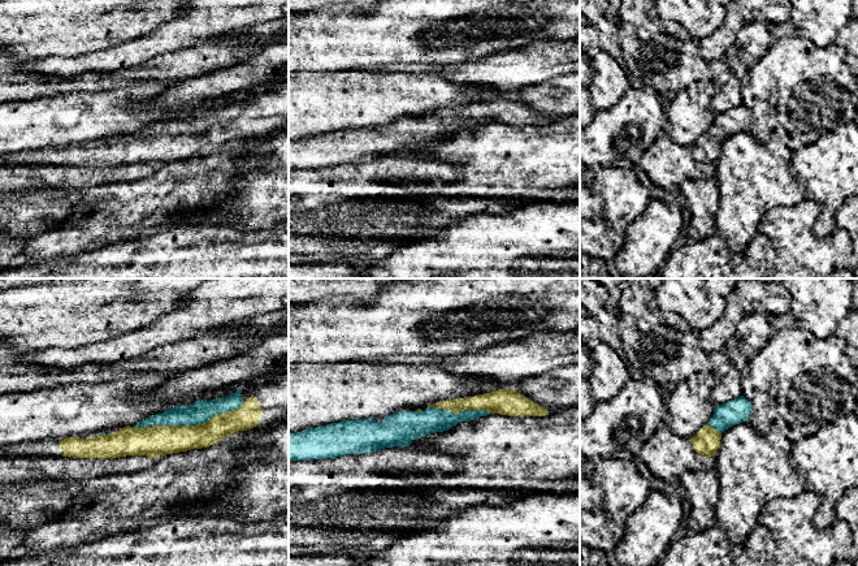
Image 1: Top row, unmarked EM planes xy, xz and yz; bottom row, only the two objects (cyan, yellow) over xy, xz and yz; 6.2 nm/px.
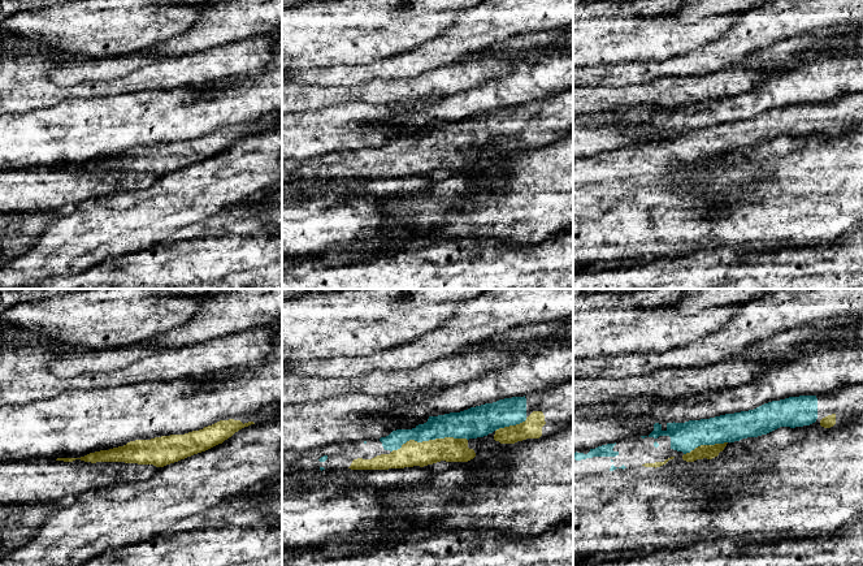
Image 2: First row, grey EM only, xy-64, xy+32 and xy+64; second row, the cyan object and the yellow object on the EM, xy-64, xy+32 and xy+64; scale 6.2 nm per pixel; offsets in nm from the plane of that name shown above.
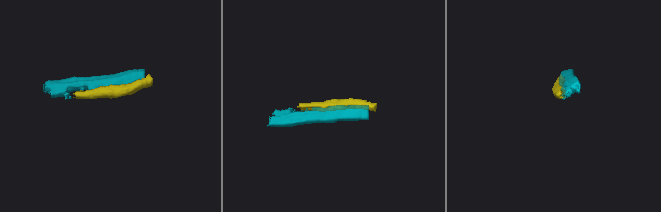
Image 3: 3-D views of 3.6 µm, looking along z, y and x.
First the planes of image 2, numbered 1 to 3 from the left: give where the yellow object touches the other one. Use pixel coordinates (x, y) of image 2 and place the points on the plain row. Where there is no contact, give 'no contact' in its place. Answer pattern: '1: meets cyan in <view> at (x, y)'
1: no contact
2: meets cyan in xy+32 at (429, 147)
3: meets cyan in xy+64 at (705, 152)

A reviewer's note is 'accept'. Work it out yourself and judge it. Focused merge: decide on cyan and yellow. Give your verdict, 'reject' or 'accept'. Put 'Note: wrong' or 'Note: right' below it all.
accept
Note: right

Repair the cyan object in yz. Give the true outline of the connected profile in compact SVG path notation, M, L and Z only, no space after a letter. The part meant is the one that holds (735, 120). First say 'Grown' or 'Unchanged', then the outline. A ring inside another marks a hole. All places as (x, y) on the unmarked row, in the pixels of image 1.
Grown. M744 105L716 113L712 126L690 147L693 157L703 165L714 165L720 155L722 142L742 130L753 121L751 112Z

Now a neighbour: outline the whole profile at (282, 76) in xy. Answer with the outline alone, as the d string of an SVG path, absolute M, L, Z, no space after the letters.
M285 66L282 70L277 72L276 74L268 77L268 79L257 86L254 86L252 88L240 92L240 94L233 94L228 96L216 98L212 100L207 100L203 104L200 104L200 109L211 109L216 107L225 107L230 104L231 101L235 101L237 99L242 99L243 95L256 95L259 92L264 92L272 87L280 86L282 82L289 82L289 66Z

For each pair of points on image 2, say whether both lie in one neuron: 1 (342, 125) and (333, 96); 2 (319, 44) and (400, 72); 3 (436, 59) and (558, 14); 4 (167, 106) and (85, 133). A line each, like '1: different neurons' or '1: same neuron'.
1: different neurons
2: different neurons
3: same neuron
4: same neuron

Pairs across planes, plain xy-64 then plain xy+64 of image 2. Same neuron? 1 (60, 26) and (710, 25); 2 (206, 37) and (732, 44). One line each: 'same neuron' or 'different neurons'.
1: same neuron
2: same neuron

